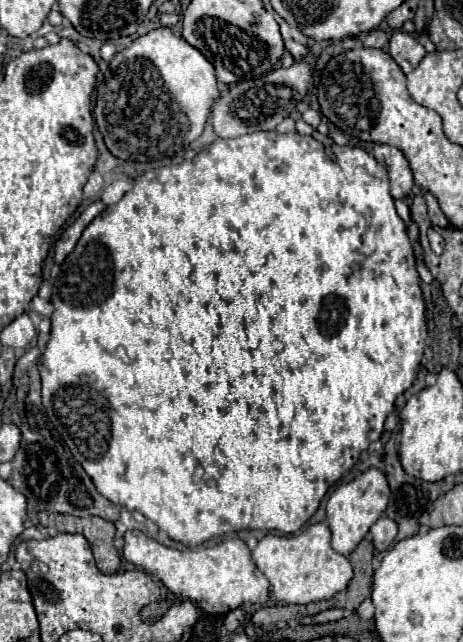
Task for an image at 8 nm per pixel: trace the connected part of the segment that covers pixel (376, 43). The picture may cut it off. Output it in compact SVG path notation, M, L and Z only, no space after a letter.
M372 29L370 33L361 36L366 47L376 47L376 49L384 49L388 45L388 35L382 29Z

